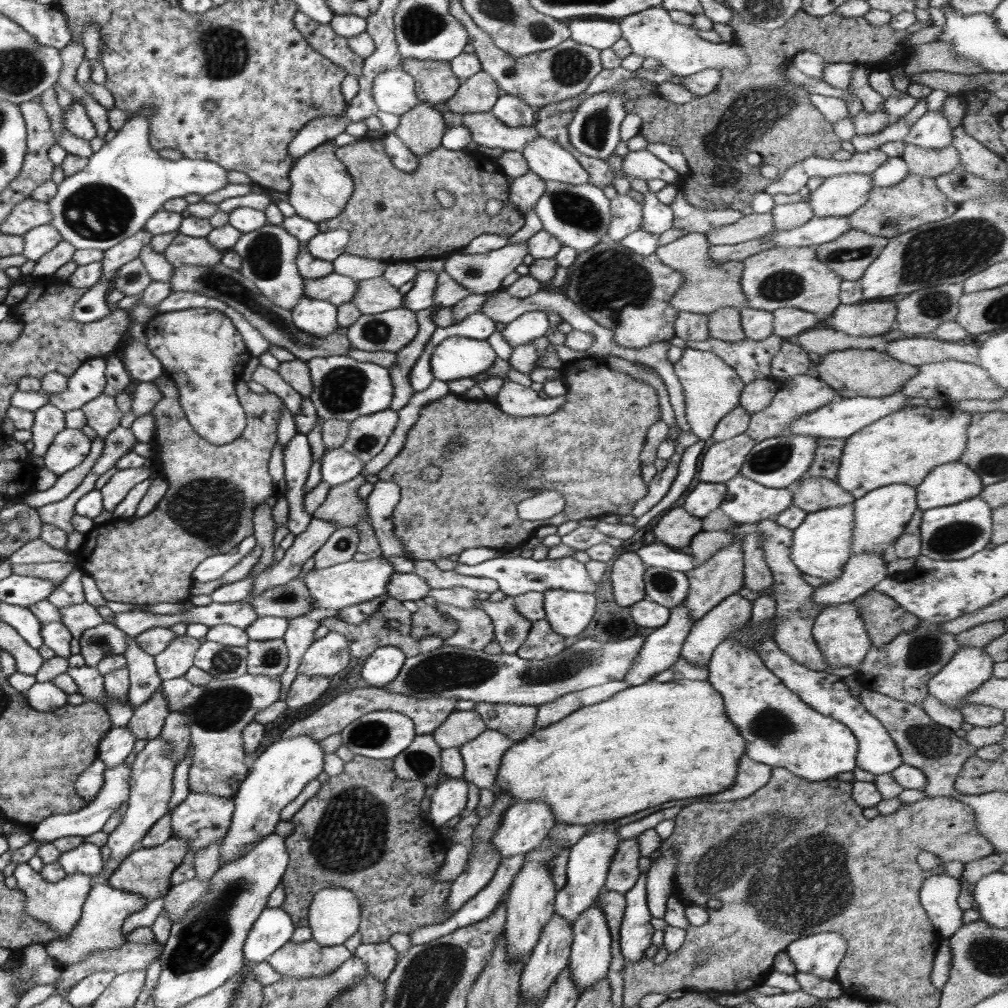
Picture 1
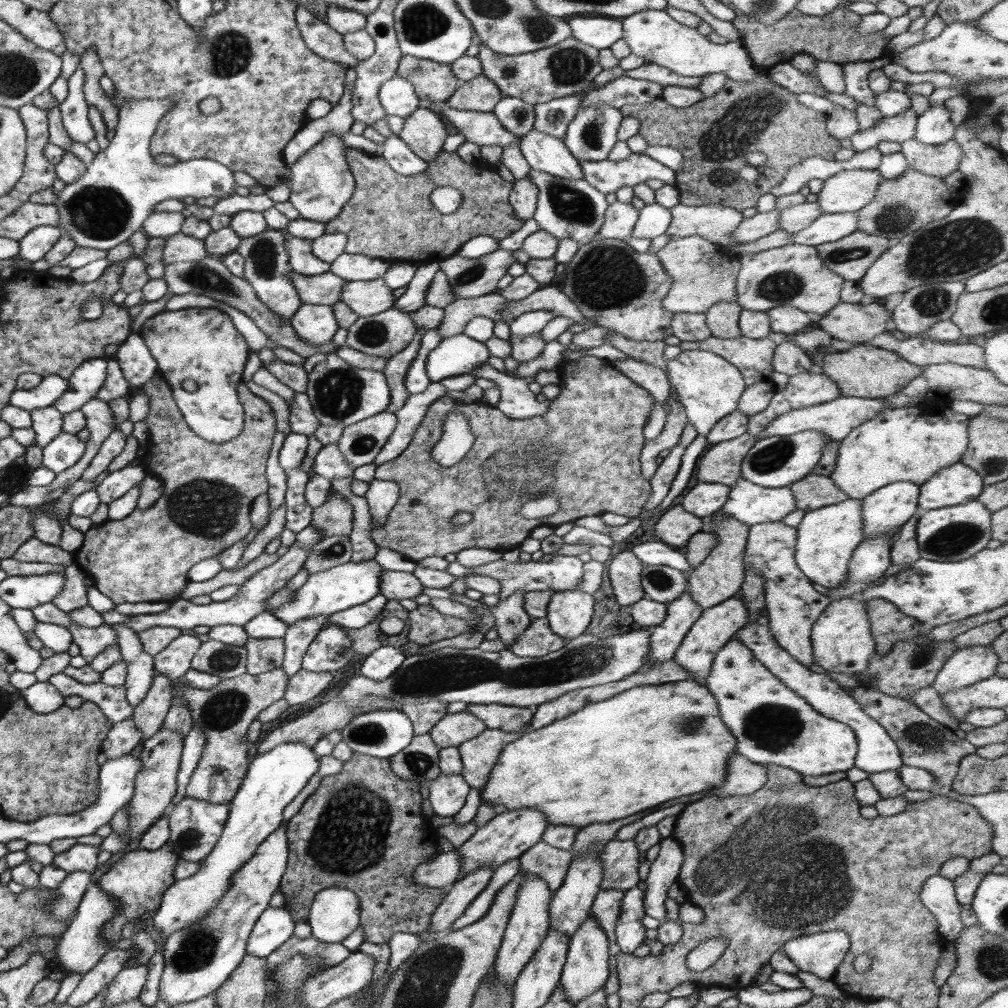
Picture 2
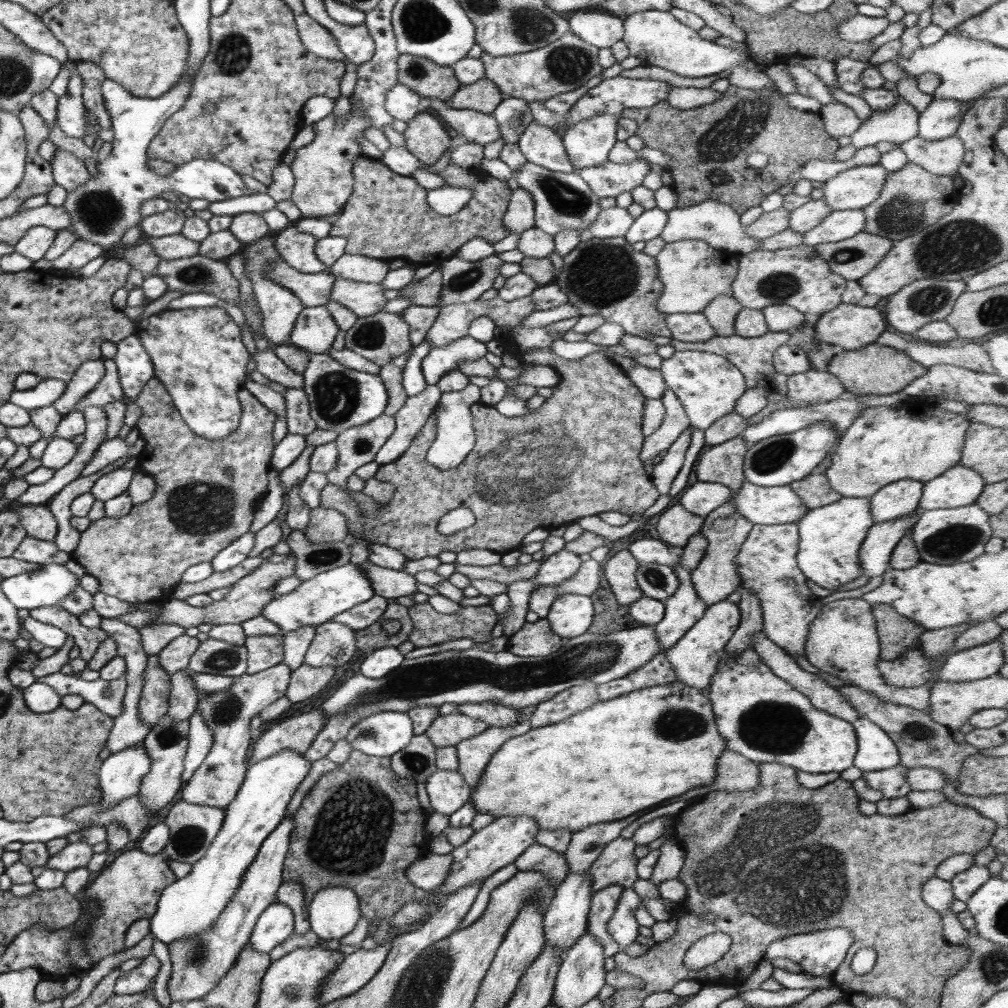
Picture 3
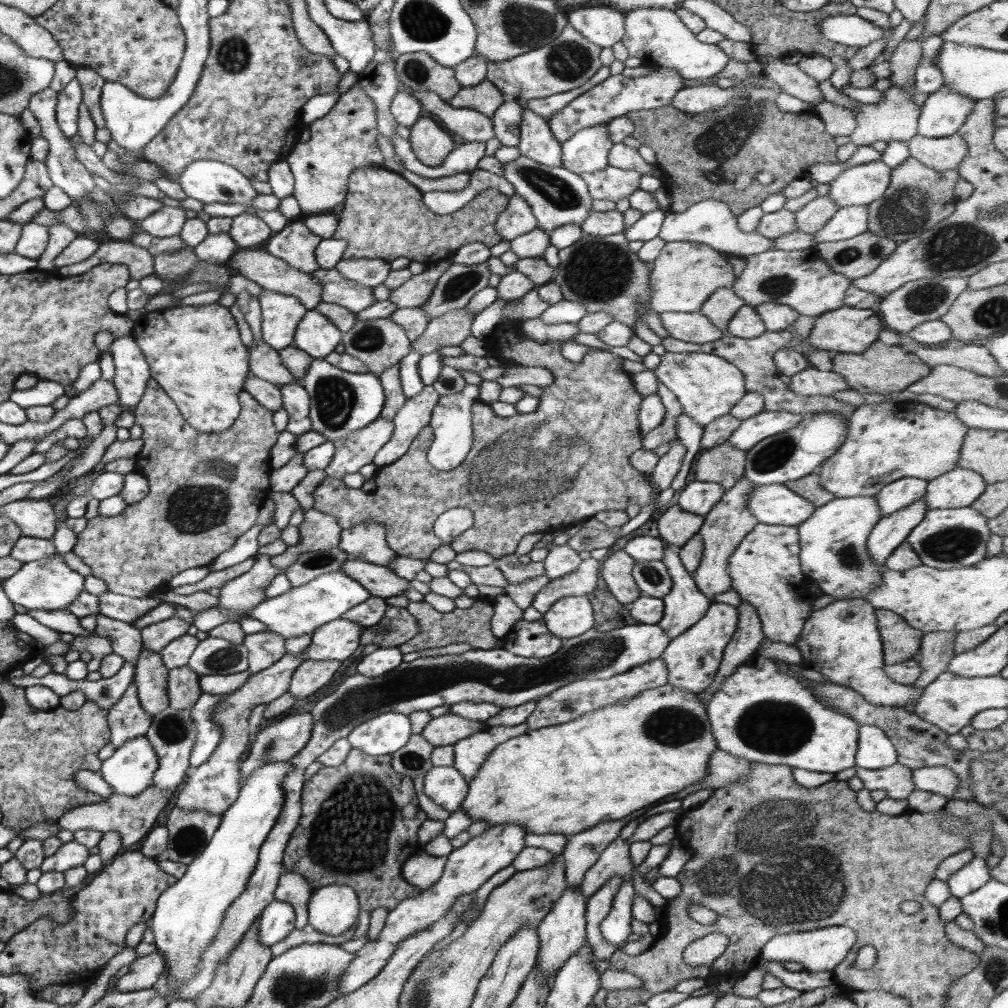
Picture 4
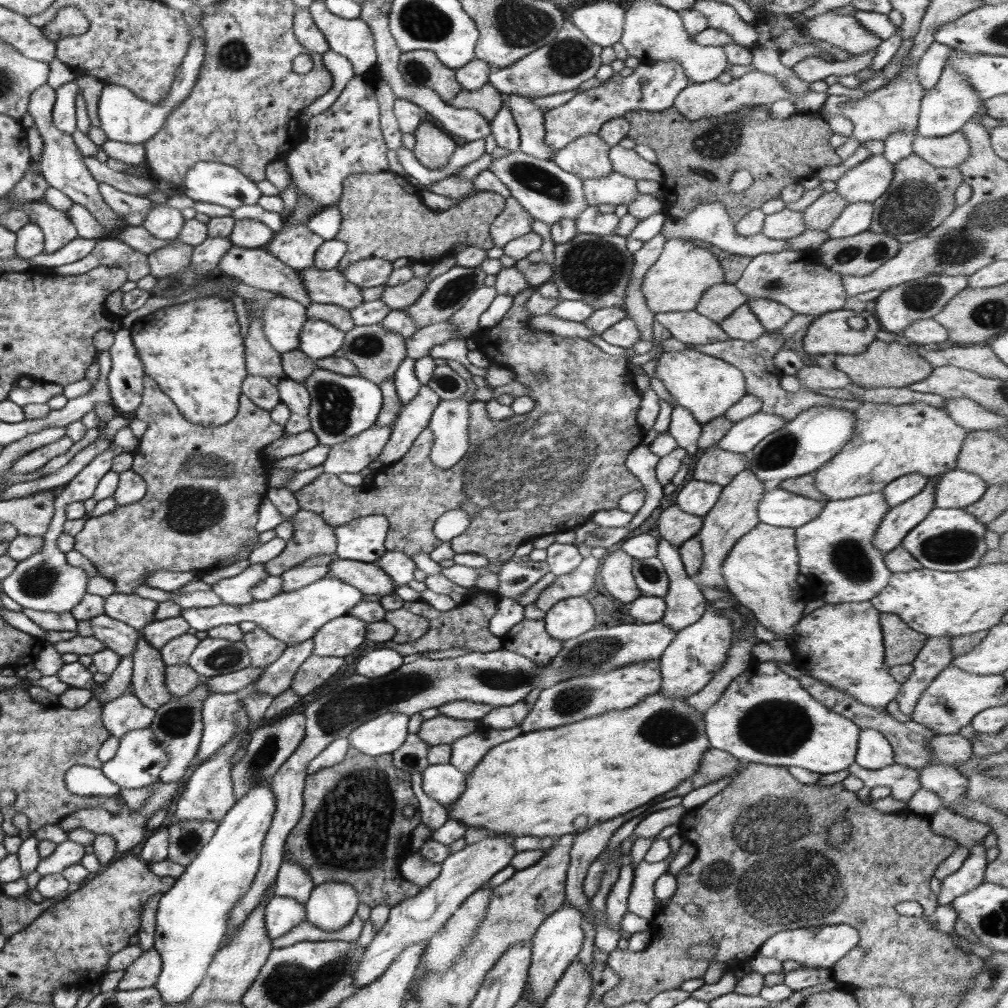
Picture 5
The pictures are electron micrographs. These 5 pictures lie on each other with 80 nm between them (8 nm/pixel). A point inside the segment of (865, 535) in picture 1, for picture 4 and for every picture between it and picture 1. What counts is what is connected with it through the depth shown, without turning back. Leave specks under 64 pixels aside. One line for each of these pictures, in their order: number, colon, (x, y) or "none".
2: (884, 511)
3: (899, 498)
4: (896, 495)

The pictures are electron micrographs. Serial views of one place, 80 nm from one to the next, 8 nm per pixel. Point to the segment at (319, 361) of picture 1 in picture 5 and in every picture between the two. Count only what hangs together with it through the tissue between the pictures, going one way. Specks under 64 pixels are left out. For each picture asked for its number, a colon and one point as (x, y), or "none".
2: (339, 393)
3: (339, 398)
4: (340, 401)
5: (341, 407)

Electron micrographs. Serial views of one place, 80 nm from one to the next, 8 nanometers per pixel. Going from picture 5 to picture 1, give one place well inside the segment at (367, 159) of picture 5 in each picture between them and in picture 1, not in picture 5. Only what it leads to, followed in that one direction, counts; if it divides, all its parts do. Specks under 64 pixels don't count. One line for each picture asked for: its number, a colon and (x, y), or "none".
1: (320, 188)
2: (320, 182)
3: (323, 171)
4: (344, 141)

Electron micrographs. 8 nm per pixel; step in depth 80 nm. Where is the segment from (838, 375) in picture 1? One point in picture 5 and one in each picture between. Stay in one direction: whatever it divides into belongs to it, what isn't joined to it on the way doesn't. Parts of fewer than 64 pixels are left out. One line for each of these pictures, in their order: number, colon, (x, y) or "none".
2: (864, 371)
3: (873, 369)
4: (881, 368)
5: (883, 364)

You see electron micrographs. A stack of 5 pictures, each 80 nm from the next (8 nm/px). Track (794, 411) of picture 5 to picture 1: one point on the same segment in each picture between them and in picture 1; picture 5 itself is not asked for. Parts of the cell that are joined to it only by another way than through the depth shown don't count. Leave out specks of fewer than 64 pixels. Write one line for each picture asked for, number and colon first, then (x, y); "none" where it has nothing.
1: (751, 359)
2: (753, 358)
3: (753, 356)
4: (753, 356)

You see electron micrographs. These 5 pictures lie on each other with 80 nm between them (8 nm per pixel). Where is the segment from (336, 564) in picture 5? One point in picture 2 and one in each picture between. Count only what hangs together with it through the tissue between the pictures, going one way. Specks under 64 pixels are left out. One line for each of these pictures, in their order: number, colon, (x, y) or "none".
2: (394, 585)
3: (390, 584)
4: (380, 581)

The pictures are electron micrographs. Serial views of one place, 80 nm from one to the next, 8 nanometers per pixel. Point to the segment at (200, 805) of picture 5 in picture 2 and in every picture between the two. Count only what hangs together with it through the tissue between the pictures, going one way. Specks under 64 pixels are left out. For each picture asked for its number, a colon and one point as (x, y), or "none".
2: (224, 713)
3: (228, 713)
4: (213, 786)

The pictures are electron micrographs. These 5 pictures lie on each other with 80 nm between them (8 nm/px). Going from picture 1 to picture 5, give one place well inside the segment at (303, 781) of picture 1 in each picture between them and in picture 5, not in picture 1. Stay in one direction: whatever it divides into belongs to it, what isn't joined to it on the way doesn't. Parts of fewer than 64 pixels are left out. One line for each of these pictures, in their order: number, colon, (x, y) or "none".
2: (273, 779)
3: (191, 905)
4: (188, 914)
5: (192, 917)

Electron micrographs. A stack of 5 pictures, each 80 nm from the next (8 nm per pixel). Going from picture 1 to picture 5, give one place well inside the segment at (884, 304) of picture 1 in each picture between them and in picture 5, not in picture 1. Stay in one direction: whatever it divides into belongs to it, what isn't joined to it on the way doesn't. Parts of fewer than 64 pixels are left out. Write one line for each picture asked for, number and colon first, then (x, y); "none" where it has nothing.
2: (854, 323)
3: (851, 326)
4: (847, 330)
5: (829, 333)

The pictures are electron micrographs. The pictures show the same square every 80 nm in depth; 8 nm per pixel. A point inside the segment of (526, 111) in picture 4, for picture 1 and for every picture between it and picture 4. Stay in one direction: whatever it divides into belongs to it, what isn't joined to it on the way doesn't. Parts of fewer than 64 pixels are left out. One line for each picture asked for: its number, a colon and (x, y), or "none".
1: (549, 160)
2: (544, 153)
3: (538, 144)

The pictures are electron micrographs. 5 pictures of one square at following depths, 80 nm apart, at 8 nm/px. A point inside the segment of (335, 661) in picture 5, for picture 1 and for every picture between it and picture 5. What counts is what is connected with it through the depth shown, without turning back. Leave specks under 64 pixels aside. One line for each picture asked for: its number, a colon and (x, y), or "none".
1: (305, 689)
2: (303, 686)
3: (306, 681)
4: (310, 676)

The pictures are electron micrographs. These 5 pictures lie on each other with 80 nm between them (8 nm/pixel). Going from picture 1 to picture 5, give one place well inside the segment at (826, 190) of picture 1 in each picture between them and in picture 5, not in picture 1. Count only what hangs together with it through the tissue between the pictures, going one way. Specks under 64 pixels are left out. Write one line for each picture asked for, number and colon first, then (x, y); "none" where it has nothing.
2: (849, 191)
3: (853, 189)
4: (861, 185)
5: (866, 182)

